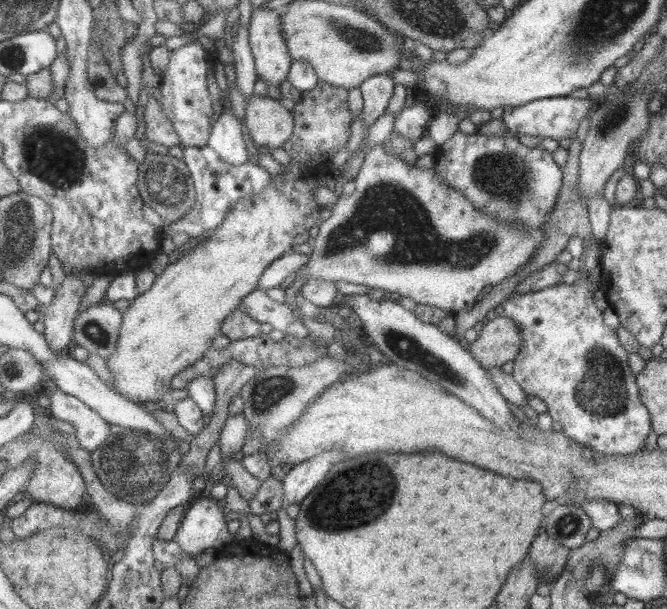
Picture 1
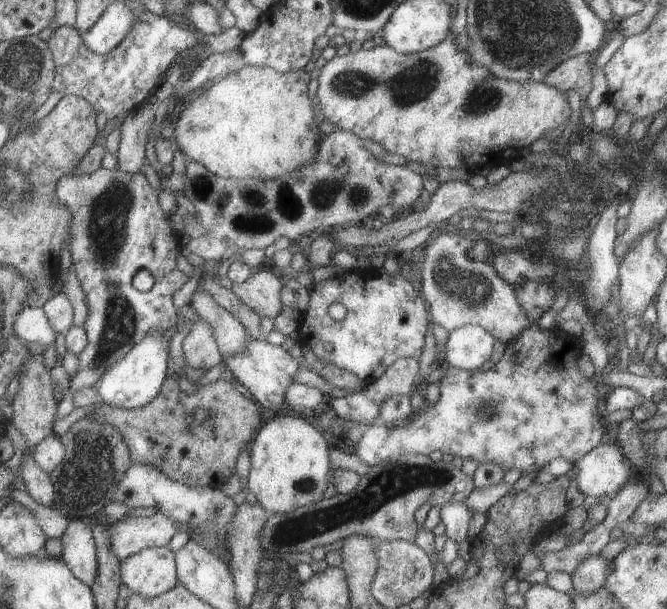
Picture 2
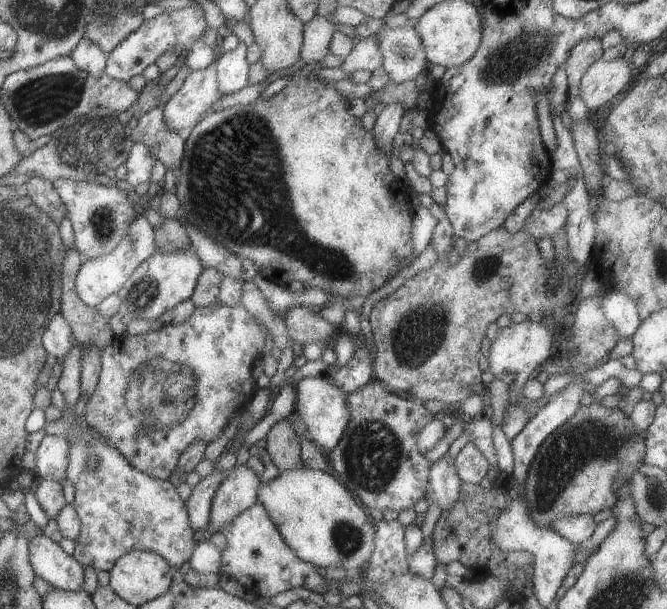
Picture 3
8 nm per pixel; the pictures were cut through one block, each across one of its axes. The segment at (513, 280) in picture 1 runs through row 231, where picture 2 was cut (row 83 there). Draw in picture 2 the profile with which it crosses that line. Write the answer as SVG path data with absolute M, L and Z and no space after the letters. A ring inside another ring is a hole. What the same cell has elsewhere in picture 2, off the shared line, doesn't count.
M580 53L572 58L568 58L552 68L544 77L544 84L556 88L560 92L566 93L568 90L576 90L581 96L581 120L590 130L596 130L594 125L593 112L584 102L593 88L592 67L590 66L590 55Z

